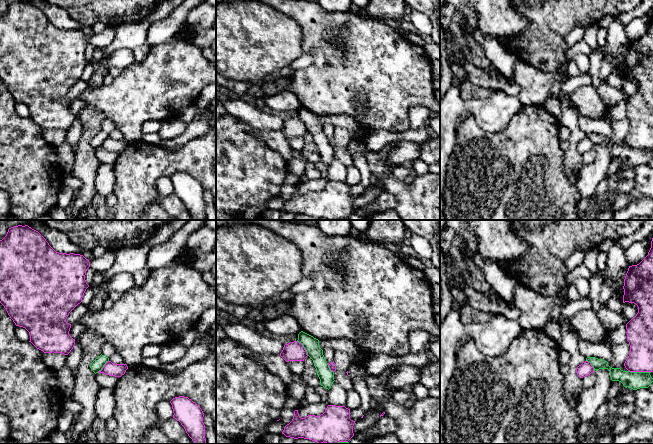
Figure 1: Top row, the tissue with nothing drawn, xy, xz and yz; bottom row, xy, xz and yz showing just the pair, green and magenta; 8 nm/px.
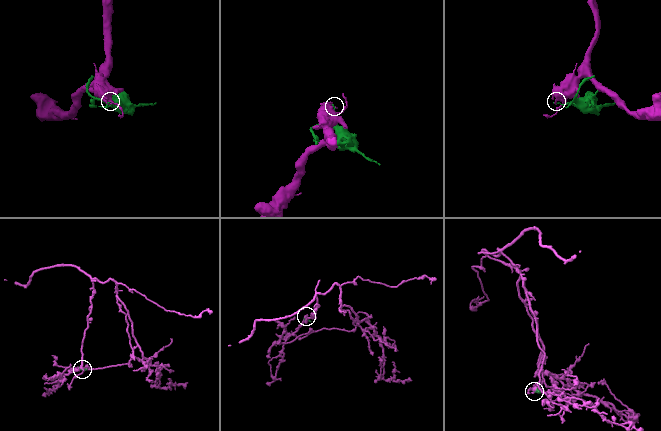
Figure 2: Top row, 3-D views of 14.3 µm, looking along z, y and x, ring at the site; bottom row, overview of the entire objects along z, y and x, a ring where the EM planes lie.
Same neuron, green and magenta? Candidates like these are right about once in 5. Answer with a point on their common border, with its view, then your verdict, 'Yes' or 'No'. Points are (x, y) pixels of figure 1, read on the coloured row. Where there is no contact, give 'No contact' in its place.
Touches green at yz (639, 372). No

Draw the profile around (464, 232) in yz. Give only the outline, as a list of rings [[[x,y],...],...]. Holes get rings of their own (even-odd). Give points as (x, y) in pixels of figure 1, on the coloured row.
[[[446,220],[445,227],[453,229],[459,241],[464,241],[471,254],[478,254],[476,235],[468,220]]]

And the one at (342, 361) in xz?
[[[336,349],[334,350],[334,363],[336,365],[334,380],[346,391],[353,389],[352,379],[346,373],[353,363],[350,357],[345,352]]]

